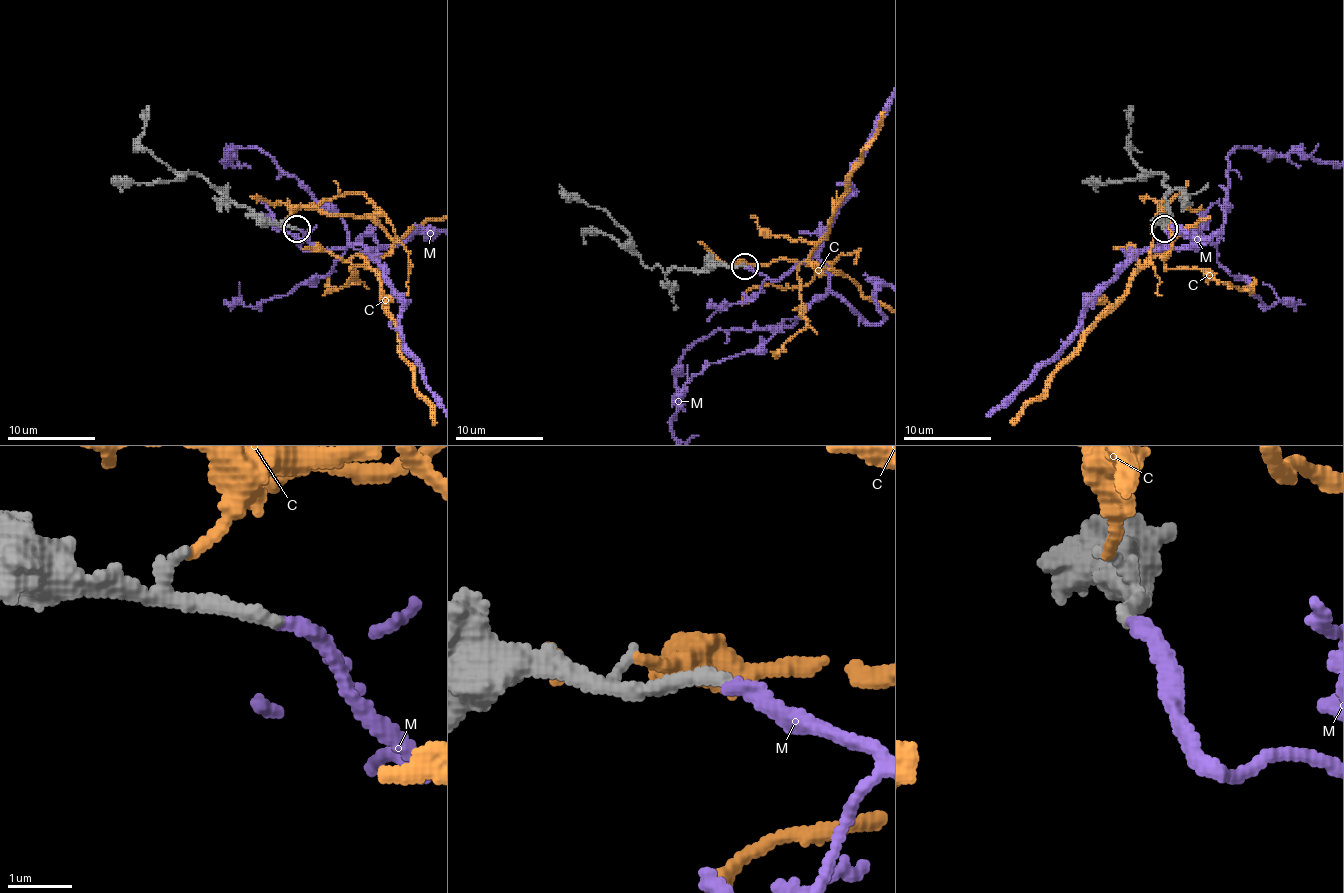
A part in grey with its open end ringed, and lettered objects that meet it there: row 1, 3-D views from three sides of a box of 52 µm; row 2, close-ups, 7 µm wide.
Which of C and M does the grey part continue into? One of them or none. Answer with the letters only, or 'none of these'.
M

